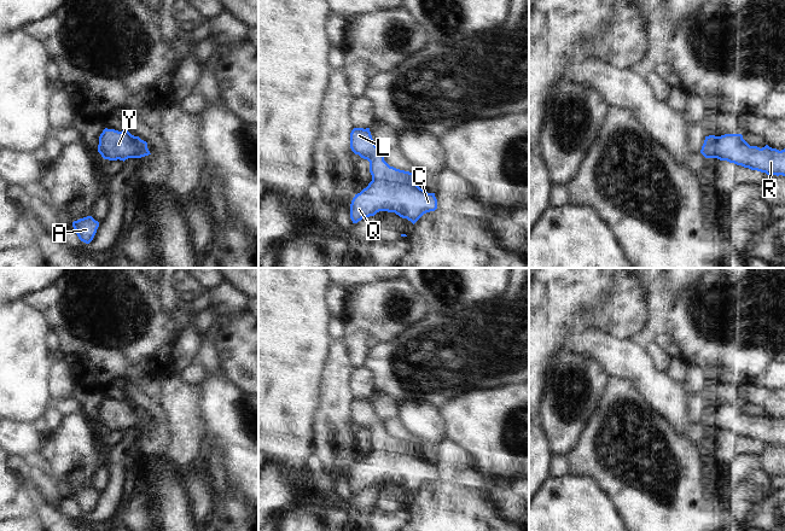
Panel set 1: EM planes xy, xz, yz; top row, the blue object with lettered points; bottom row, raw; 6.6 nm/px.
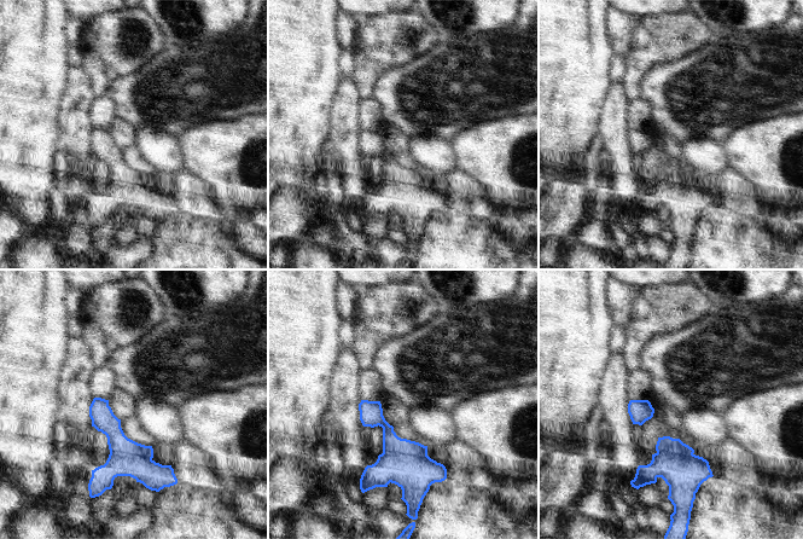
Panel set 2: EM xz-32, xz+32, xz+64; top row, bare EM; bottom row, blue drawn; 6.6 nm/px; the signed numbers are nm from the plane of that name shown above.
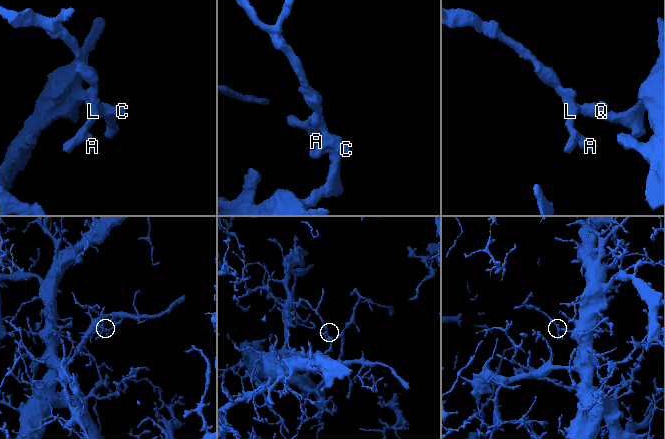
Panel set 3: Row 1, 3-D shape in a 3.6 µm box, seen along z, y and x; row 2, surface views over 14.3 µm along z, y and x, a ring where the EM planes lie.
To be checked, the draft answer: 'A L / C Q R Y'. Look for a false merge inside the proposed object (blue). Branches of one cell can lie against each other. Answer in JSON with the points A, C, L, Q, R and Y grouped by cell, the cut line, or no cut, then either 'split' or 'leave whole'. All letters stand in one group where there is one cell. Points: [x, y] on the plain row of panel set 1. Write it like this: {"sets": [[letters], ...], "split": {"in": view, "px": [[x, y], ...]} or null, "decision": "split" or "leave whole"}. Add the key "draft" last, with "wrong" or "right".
{"sets": [["A", "C", "L", "Q", "R", "Y"]], "split": null, "decision": "leave whole", "draft": "wrong"}

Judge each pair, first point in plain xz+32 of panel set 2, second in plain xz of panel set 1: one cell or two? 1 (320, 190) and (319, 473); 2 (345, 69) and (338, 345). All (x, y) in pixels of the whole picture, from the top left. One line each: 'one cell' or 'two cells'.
1: one cell
2: two cells

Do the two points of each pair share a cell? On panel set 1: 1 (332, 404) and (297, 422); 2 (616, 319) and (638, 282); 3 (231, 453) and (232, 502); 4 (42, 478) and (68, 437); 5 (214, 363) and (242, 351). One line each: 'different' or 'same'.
1: different
2: same
3: different
4: different
5: different

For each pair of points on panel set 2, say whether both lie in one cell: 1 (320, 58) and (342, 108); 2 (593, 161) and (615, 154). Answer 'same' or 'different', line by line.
1: different
2: different

